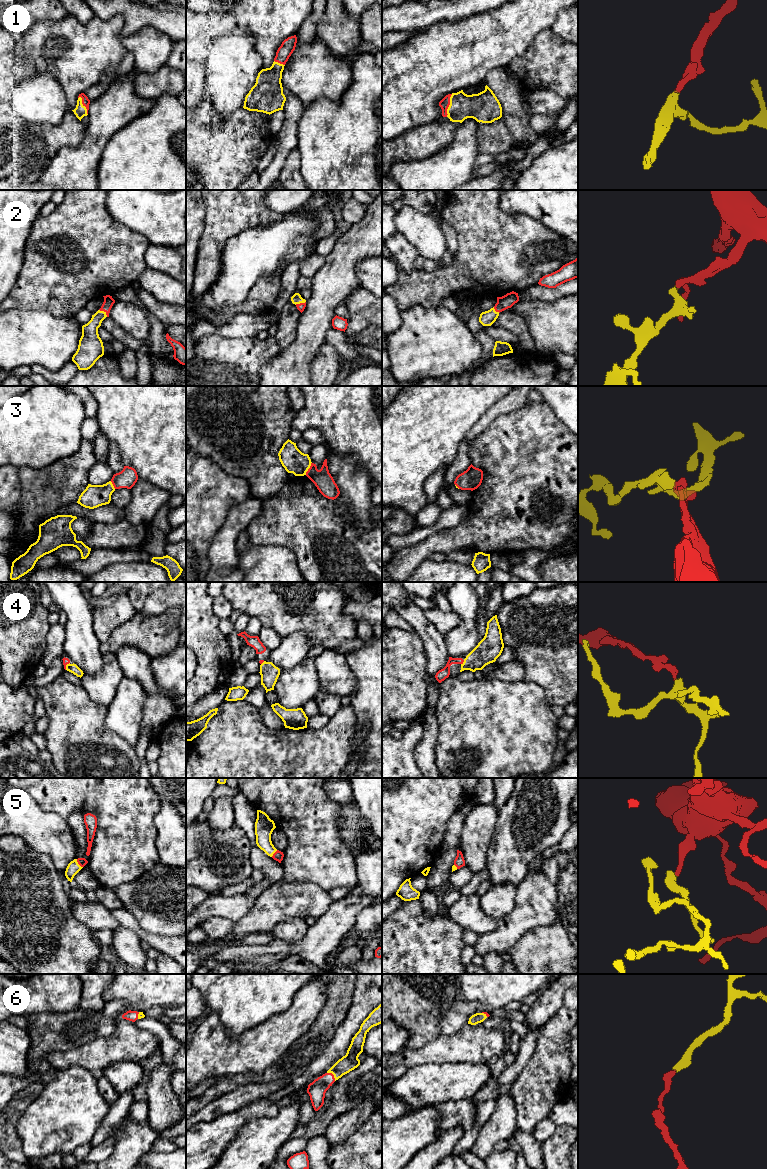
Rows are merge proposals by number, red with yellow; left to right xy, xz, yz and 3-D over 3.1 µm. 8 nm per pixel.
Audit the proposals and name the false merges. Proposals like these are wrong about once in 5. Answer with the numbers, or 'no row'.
no row

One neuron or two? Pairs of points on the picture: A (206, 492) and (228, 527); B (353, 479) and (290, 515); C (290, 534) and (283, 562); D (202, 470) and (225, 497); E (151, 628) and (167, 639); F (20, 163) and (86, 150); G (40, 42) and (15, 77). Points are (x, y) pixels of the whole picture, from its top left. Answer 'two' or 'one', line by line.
A: two
B: two
C: two
D: one
E: one
F: two
G: two

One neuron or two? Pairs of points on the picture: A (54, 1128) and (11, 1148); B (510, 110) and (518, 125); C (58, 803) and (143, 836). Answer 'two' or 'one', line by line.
A: two
B: one
C: one

